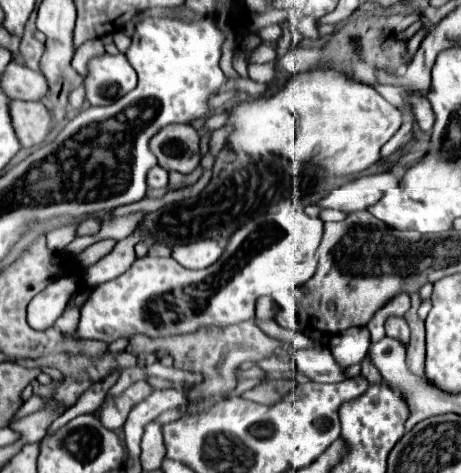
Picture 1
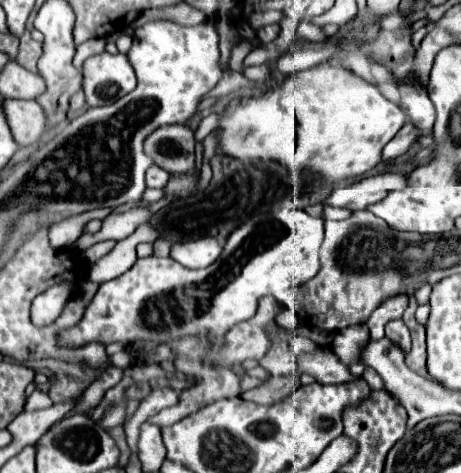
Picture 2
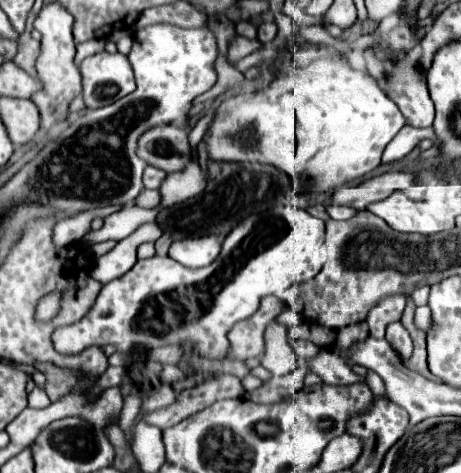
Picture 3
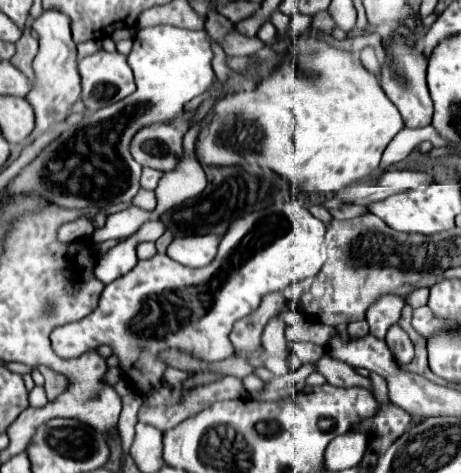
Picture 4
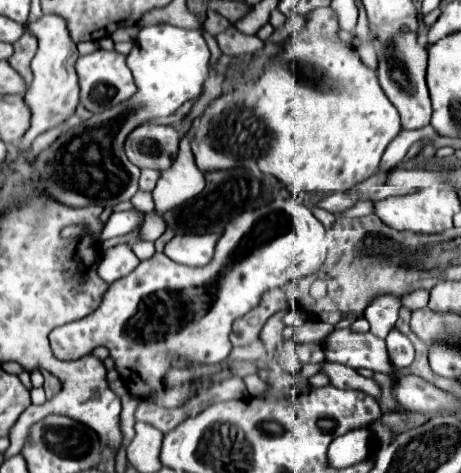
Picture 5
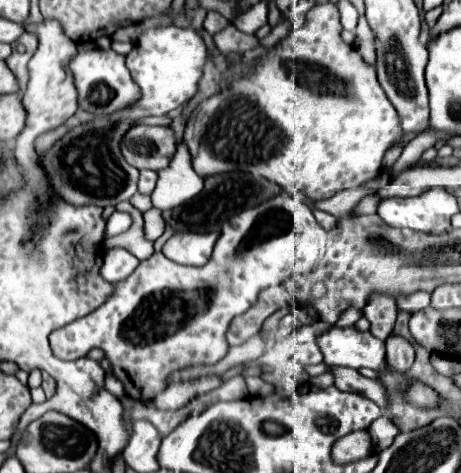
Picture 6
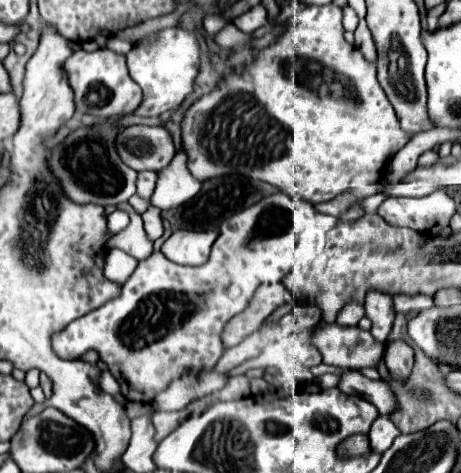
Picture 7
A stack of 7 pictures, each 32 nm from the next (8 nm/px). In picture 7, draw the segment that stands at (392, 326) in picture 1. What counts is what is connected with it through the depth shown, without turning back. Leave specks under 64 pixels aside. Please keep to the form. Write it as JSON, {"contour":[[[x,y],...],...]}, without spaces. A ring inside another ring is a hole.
{"contour":[[[392,340],[386,346],[384,360],[386,360],[386,366],[392,372],[392,376],[406,380],[412,370],[412,364],[414,364],[414,350],[404,340]]]}

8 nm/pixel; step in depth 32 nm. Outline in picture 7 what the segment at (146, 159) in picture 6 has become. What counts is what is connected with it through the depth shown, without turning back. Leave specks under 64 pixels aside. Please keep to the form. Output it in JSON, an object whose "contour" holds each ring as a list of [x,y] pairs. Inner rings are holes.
{"contour":[[[128,126],[116,144],[122,160],[138,172],[158,172],[166,168],[176,154],[172,136],[164,126]]]}

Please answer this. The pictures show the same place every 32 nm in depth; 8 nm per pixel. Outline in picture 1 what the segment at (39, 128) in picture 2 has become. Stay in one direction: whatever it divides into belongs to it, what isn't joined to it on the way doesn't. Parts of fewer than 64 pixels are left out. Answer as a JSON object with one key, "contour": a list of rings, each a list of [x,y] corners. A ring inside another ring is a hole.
{"contour":[[[12,102],[12,120],[16,136],[24,148],[34,148],[44,144],[52,132],[52,114],[40,102]]]}

